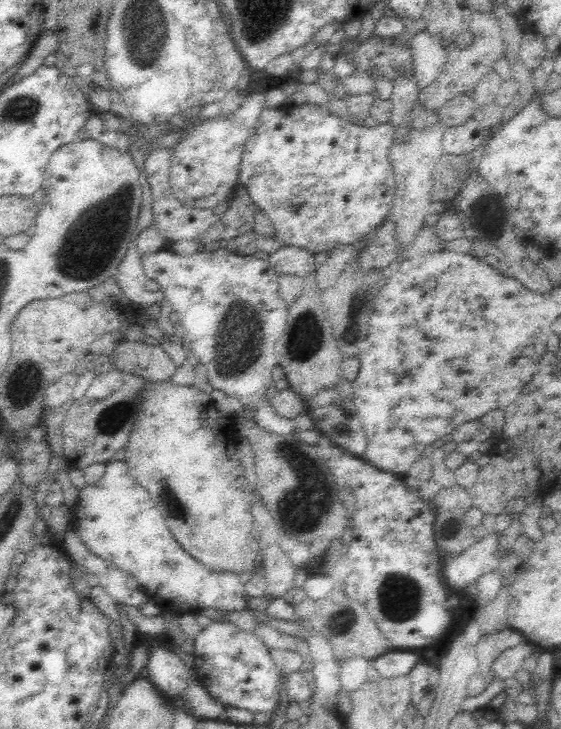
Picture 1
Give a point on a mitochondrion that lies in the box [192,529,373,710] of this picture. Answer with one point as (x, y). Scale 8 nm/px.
(341, 617)

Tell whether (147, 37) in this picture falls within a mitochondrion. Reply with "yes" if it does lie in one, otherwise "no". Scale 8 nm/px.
yes

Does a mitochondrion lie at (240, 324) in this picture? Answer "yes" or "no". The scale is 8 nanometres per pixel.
yes

